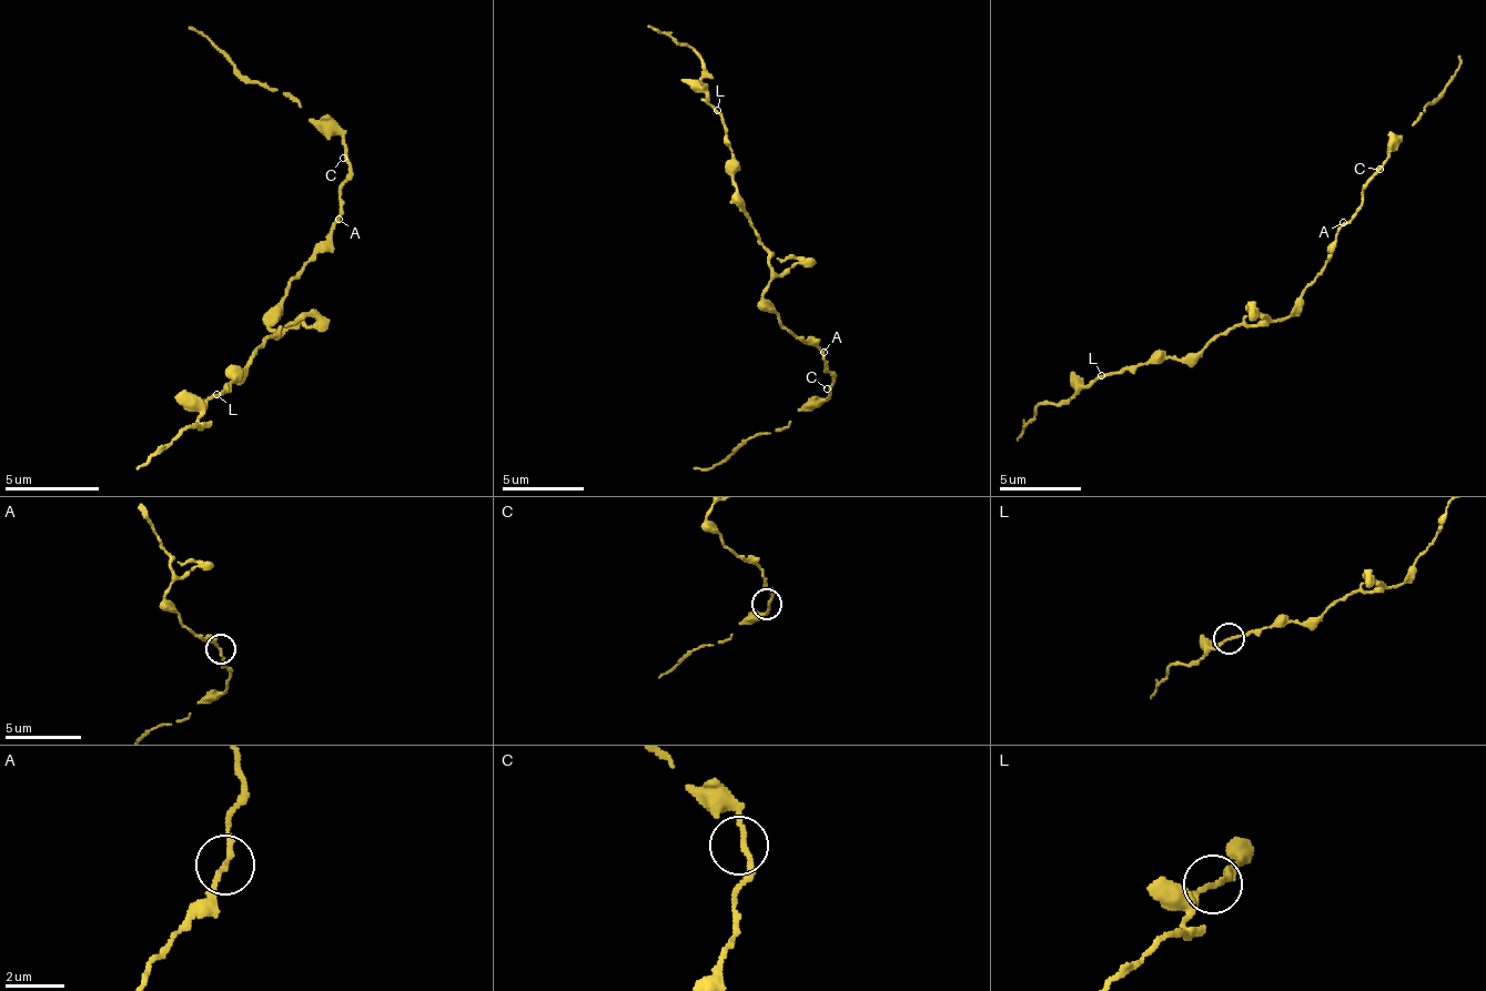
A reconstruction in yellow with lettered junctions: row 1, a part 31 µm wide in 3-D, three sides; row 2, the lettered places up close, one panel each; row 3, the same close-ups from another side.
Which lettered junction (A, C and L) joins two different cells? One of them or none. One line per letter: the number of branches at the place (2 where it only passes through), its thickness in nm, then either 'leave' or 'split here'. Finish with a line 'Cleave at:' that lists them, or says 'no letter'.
A: 2 branches meet; 150 nm thick; leave
C: 2 branches meet; 140 nm thick; leave
L: 3 branches meet; 130 nm thick; leave
Cleave at: no letter

